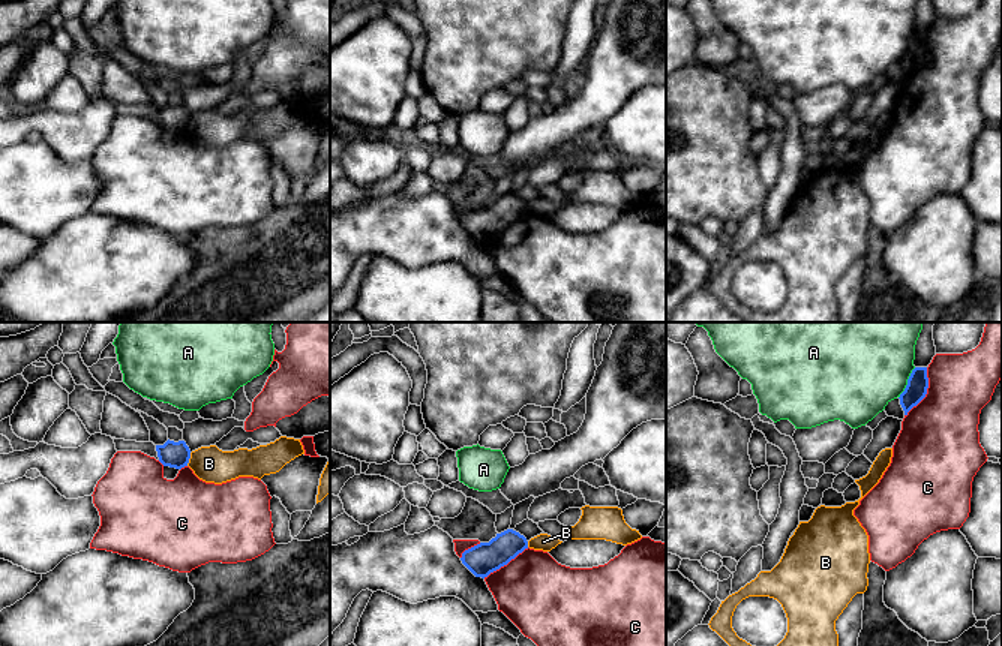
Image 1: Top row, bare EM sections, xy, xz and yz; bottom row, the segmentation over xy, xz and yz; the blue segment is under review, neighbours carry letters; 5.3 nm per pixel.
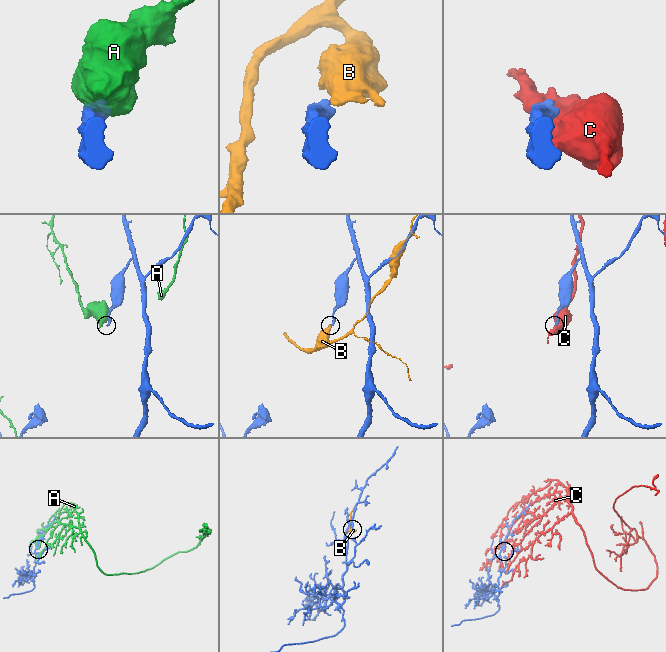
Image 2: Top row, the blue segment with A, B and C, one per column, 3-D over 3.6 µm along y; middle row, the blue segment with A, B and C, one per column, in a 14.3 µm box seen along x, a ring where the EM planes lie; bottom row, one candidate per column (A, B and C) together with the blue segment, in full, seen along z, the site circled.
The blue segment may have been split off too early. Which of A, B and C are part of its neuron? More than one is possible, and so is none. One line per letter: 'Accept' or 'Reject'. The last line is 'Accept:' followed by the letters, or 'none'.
A: Reject
B: Reject
C: Reject
Accept: none

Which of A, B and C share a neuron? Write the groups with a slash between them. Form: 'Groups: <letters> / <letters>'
Groups: A / B / C

